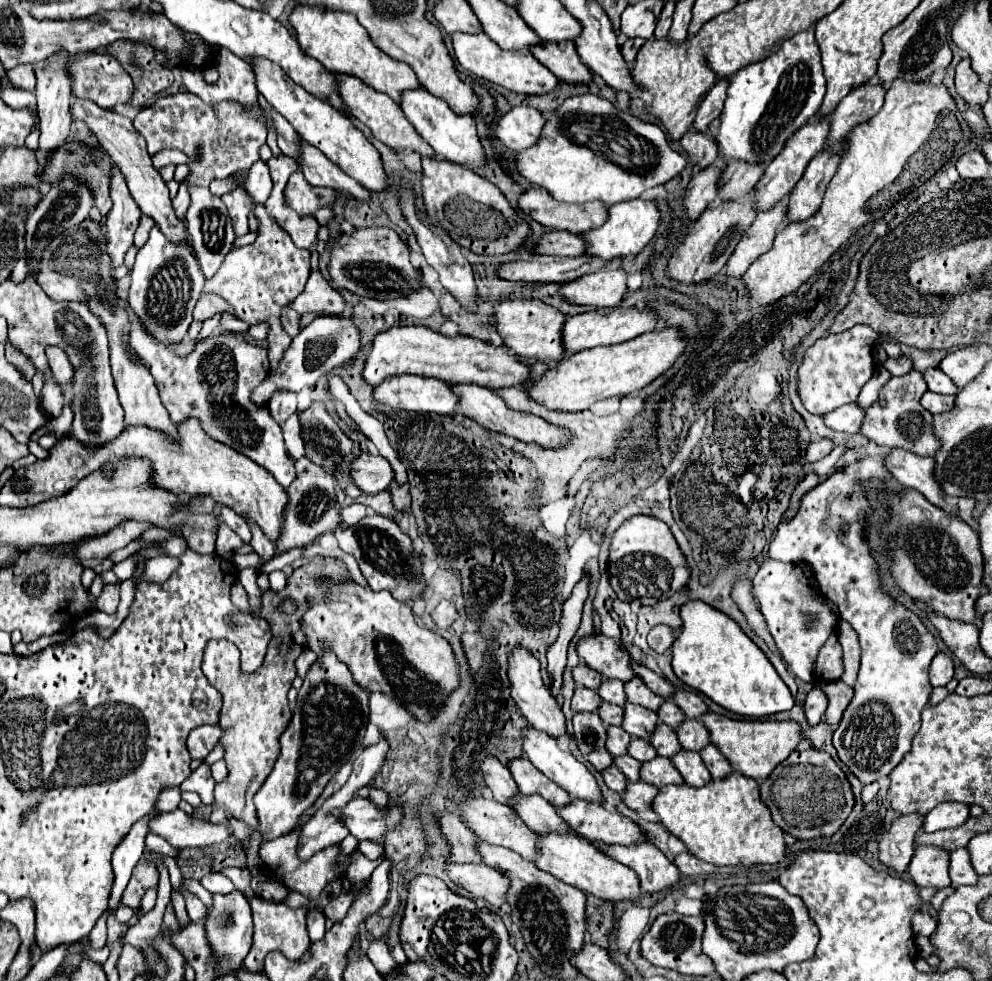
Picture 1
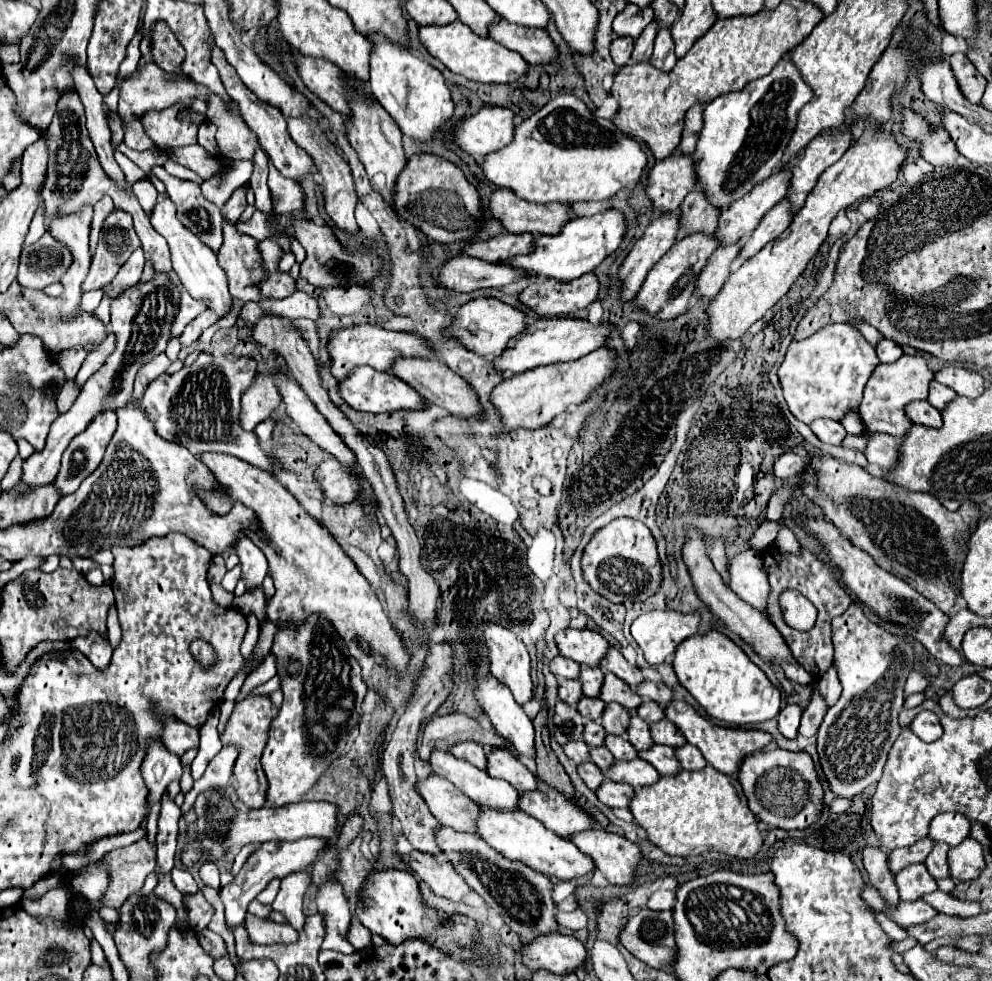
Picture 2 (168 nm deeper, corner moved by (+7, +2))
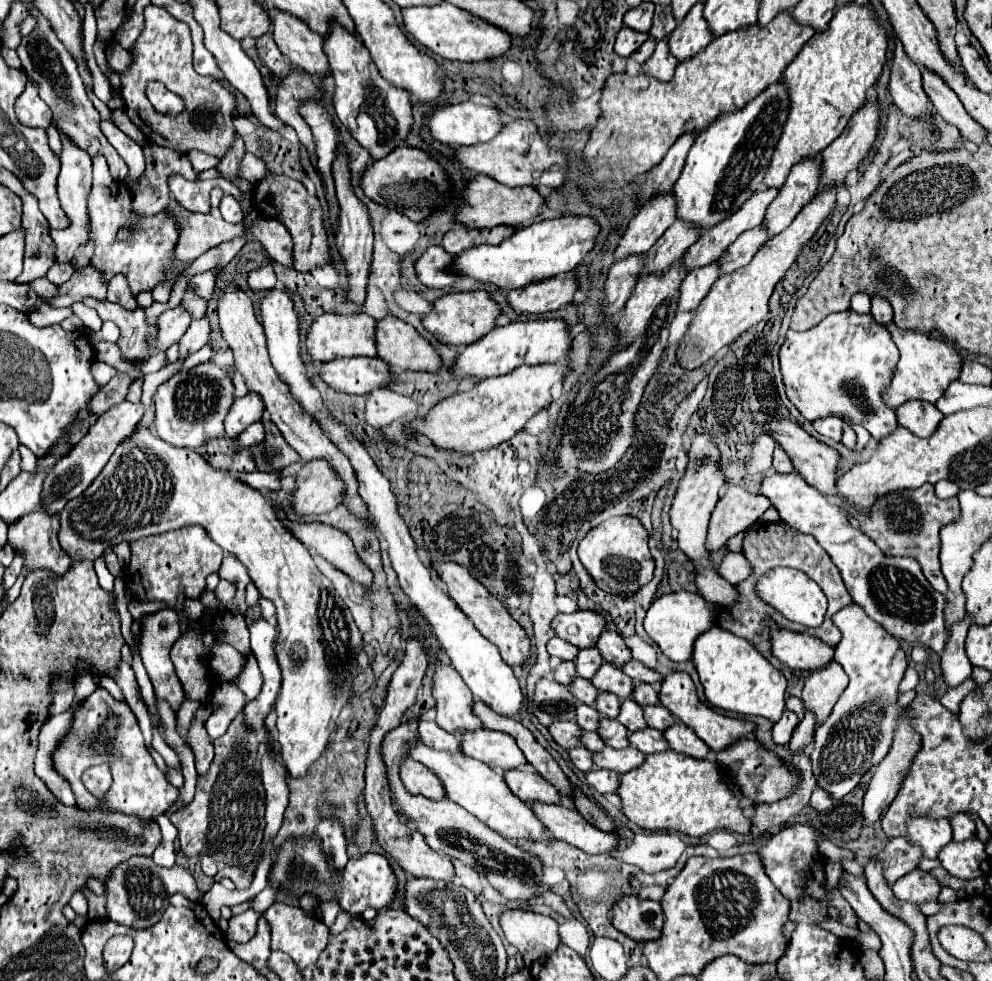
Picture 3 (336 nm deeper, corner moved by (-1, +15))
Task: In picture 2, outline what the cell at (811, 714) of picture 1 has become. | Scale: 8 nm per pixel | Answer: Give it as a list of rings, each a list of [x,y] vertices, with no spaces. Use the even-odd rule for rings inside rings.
[[[787,704],[777,720],[779,720],[779,732],[787,738],[787,740],[793,740],[797,738],[797,728],[799,728],[799,722],[801,722],[801,708],[797,704]]]

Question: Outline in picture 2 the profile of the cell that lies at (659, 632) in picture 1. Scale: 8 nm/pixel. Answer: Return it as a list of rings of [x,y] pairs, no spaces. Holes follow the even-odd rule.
[[[653,610],[641,614],[631,624],[631,634],[649,664],[663,664],[683,640],[711,630],[711,626],[701,628],[701,622],[703,616],[699,612],[681,614],[671,610]]]

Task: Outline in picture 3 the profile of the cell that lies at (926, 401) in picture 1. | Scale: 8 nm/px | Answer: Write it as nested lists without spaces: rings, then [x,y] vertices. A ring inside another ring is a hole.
[[[921,399],[903,403],[895,413],[899,417],[899,425],[917,433],[917,437],[929,437],[945,417],[933,403]]]

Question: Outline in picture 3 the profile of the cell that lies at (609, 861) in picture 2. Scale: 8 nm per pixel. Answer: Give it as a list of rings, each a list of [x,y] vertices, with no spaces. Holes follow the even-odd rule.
[[[531,803],[531,807],[555,839],[567,841],[587,853],[607,853],[619,845],[619,835],[601,831],[587,823],[583,815],[577,813],[577,809],[545,803]]]

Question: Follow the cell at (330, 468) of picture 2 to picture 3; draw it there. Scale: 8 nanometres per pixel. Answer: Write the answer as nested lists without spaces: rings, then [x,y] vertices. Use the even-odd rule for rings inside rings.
[[[313,459],[297,473],[293,509],[299,515],[333,511],[343,501],[343,481],[327,459]]]

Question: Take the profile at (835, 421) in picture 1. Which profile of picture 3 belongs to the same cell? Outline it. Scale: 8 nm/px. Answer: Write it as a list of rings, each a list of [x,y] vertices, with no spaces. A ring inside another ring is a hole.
[[[829,415],[829,417],[823,417],[823,419],[815,419],[813,421],[815,429],[821,433],[821,435],[827,435],[835,441],[841,441],[841,435],[843,435],[843,419],[835,417],[835,415]]]

